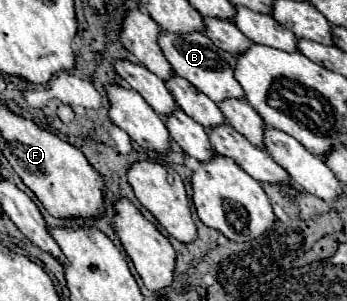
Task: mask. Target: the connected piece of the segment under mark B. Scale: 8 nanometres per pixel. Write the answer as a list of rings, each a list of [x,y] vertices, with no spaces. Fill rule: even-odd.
[[[162,32],[160,34],[160,48],[164,50],[166,60],[172,64],[174,72],[182,78],[186,78],[190,84],[194,84],[200,92],[204,92],[210,100],[216,104],[228,100],[228,98],[244,98],[244,90],[234,78],[234,68],[236,68],[236,56],[226,54],[224,50],[216,48],[214,42],[200,32],[192,34],[172,34],[172,32]],[[228,58],[228,60],[226,60]]]

